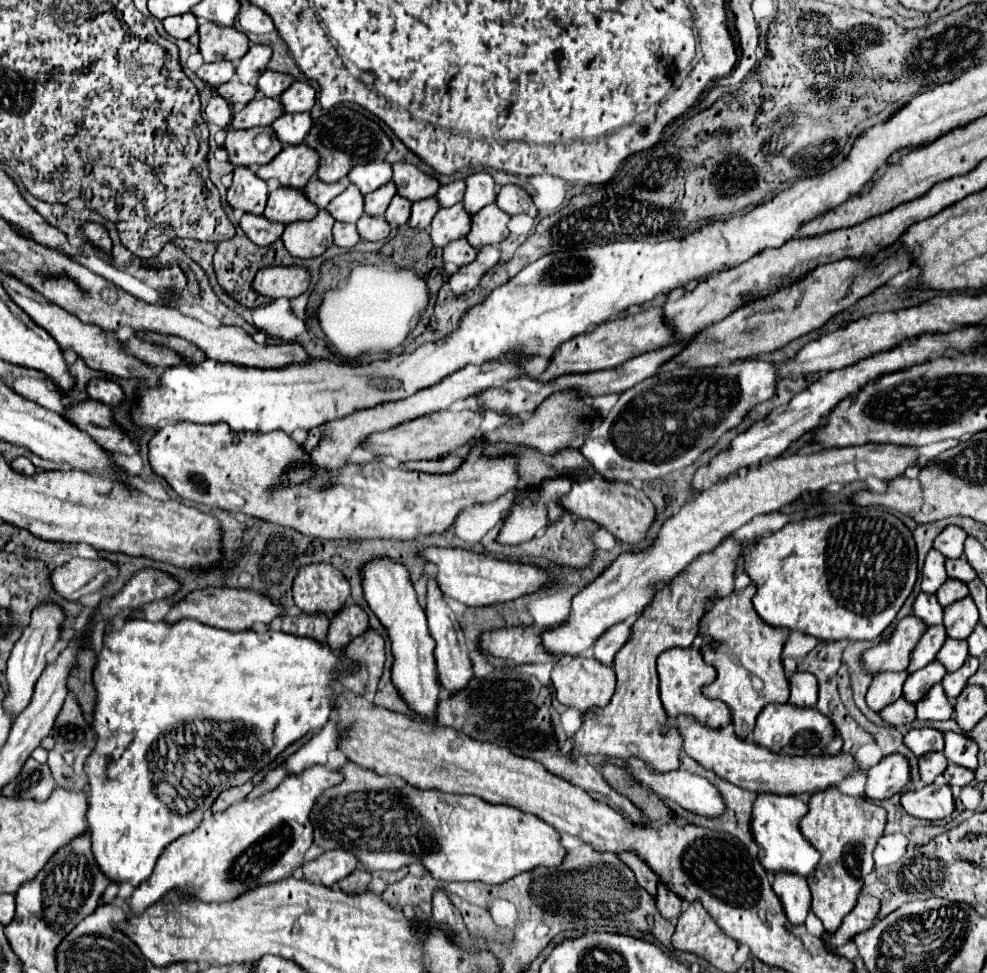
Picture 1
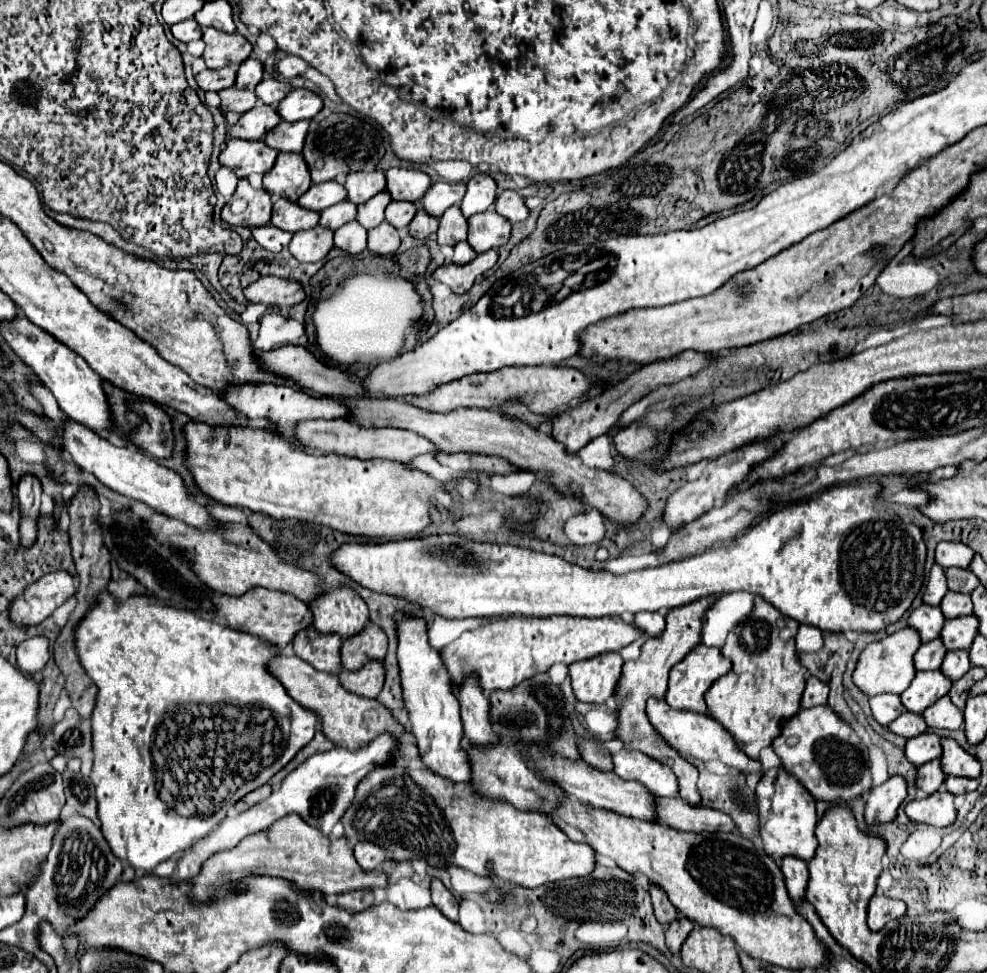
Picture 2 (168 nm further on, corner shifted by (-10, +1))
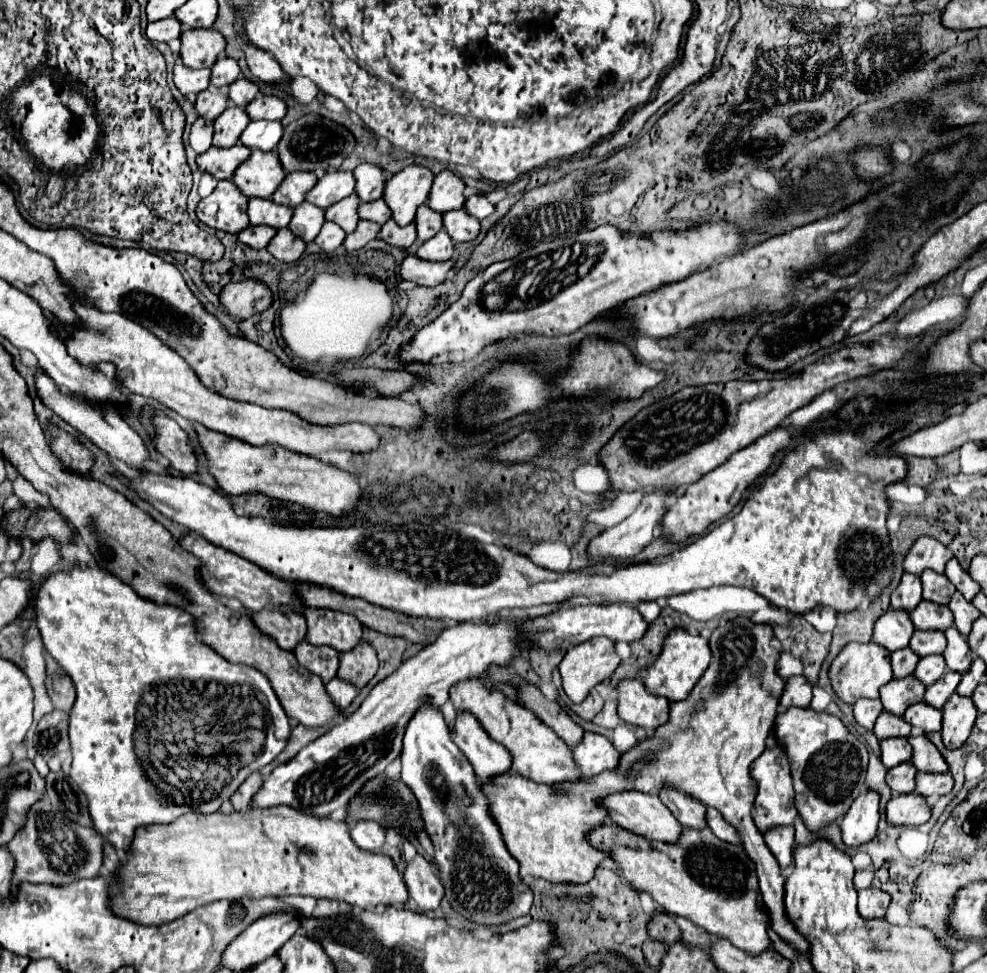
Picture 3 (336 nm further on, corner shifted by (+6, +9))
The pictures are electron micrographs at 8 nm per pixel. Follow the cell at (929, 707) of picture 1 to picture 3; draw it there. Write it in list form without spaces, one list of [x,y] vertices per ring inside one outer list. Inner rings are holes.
[[[924,701],[914,703],[912,707],[908,707],[908,711],[904,713],[904,719],[912,727],[922,729],[924,733],[932,733],[932,731],[942,729],[942,711],[924,703]]]

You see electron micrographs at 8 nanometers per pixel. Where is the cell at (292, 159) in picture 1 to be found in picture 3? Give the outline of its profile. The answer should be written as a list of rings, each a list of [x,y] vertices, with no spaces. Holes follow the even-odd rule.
[[[252,151],[252,155],[236,169],[234,183],[246,197],[268,199],[286,177],[276,151]]]

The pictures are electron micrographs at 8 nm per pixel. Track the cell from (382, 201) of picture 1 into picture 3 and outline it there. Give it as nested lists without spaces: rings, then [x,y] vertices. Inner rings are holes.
[[[352,193],[348,199],[342,199],[334,205],[330,205],[326,209],[326,219],[344,227],[346,233],[352,233],[360,221],[360,217],[358,217],[358,205],[360,203],[362,203],[360,197],[356,193]]]

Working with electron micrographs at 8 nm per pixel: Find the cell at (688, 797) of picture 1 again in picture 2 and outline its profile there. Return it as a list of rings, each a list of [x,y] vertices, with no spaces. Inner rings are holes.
[[[620,749],[612,755],[614,773],[626,781],[638,781],[646,785],[658,797],[676,797],[678,781],[676,775],[656,759],[642,751]]]

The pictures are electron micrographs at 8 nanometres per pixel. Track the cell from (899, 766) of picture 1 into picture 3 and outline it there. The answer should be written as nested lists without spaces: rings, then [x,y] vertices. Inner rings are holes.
[[[874,789],[862,791],[858,799],[850,805],[848,813],[840,819],[842,841],[848,847],[862,845],[876,835],[878,821],[880,821],[878,803],[880,803],[880,795]]]

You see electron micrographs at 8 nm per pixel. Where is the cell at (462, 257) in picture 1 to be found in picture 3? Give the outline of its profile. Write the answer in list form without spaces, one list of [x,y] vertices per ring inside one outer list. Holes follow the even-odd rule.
[[[442,229],[438,231],[438,235],[434,235],[430,241],[422,243],[420,249],[416,251],[418,257],[426,259],[426,261],[448,261],[452,257],[452,239],[450,235]]]

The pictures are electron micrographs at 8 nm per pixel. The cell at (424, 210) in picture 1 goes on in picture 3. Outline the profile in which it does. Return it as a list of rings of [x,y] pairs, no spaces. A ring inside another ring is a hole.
[[[388,219],[388,221],[382,225],[380,237],[382,237],[386,243],[390,243],[390,245],[408,249],[408,247],[416,241],[416,223],[410,223],[410,225],[406,225],[406,227],[400,227],[394,219]]]

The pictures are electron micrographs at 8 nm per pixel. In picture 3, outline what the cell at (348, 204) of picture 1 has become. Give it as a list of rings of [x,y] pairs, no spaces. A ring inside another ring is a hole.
[[[304,201],[294,209],[294,217],[292,217],[288,229],[292,229],[292,233],[296,233],[296,235],[302,235],[304,241],[312,241],[318,235],[324,221],[326,221],[324,209]]]

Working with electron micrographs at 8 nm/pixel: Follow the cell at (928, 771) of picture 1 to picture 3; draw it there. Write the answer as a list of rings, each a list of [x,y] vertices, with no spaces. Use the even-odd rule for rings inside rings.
[[[904,761],[892,769],[888,769],[888,775],[886,775],[886,783],[890,785],[892,789],[892,795],[900,795],[900,793],[912,793],[914,787],[916,787],[916,767],[910,763],[910,761]]]

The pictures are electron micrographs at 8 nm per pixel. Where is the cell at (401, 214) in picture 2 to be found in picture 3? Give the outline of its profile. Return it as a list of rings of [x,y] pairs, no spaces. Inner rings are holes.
[[[378,199],[378,201],[362,203],[358,207],[358,215],[360,215],[360,219],[368,219],[368,221],[376,221],[376,223],[384,225],[392,217],[392,211],[384,199]]]

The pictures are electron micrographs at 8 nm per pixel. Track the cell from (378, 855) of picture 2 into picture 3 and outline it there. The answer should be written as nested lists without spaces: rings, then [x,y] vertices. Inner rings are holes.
[[[372,821],[354,823],[350,829],[350,837],[362,851],[378,851],[386,841],[384,829]]]

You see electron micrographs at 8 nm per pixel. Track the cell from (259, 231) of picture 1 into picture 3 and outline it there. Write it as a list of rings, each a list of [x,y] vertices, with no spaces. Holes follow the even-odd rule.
[[[248,225],[238,233],[238,239],[254,249],[264,249],[274,235],[276,235],[276,229],[268,225]]]

